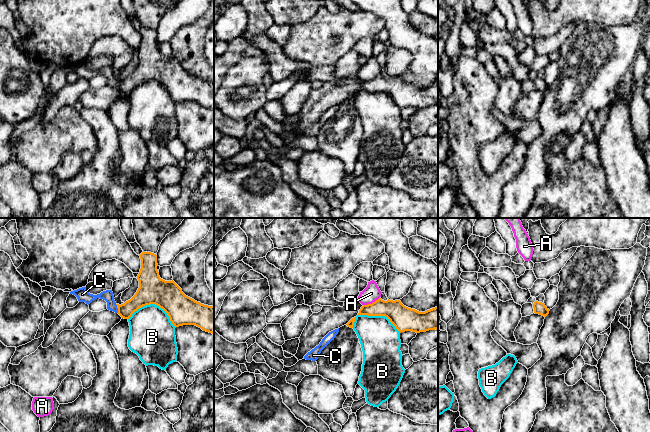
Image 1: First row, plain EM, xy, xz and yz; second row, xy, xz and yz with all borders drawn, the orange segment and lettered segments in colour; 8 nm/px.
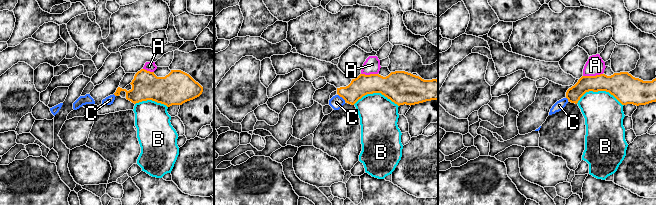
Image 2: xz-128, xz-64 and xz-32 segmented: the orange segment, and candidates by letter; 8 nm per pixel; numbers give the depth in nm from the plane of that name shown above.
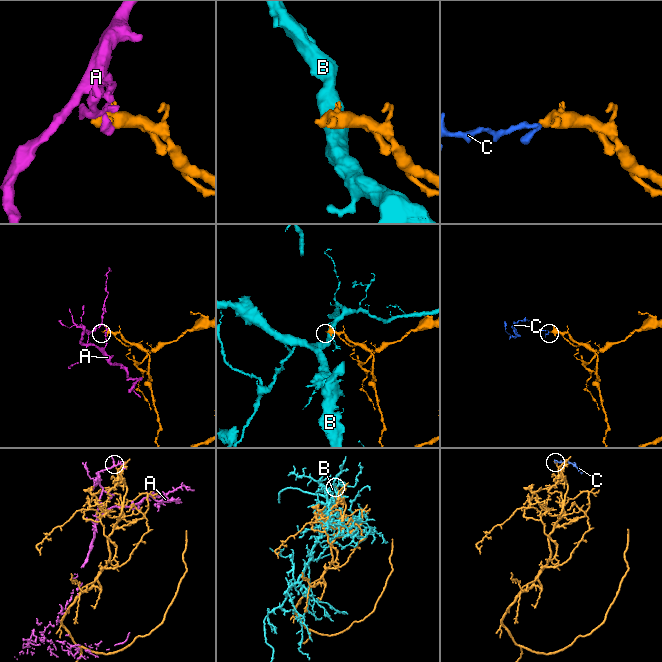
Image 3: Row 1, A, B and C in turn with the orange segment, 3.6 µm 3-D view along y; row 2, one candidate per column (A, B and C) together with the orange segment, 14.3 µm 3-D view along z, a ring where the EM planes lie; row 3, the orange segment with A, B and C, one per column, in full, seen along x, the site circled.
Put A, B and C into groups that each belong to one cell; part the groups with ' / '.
A / B / C

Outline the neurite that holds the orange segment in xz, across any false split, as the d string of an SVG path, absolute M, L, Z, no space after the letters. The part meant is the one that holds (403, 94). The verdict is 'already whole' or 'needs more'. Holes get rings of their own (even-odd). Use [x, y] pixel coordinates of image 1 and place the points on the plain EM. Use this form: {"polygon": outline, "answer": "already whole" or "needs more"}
{"polygon": "M379 74L372 80L363 81L358 91L385 92L400 109L438 106L438 83L419 88L404 82L400 76L384 77Z", "answer": "already whole"}

